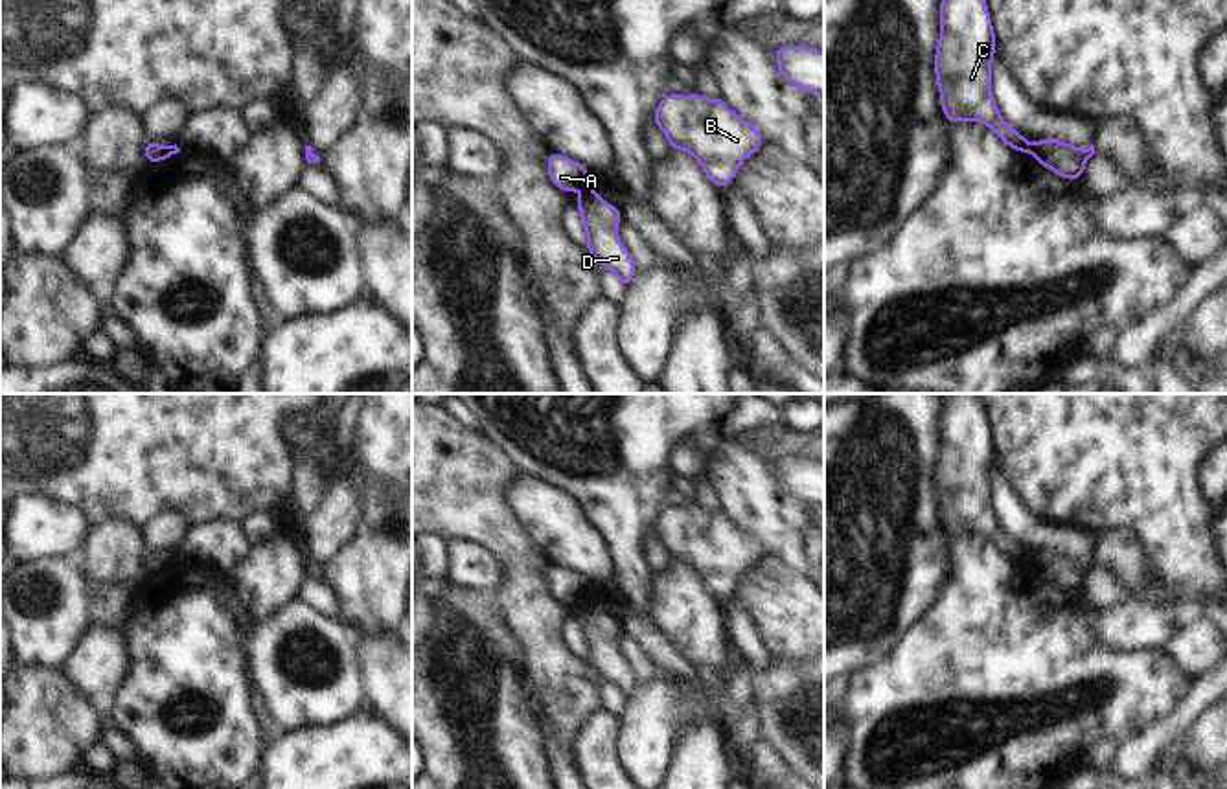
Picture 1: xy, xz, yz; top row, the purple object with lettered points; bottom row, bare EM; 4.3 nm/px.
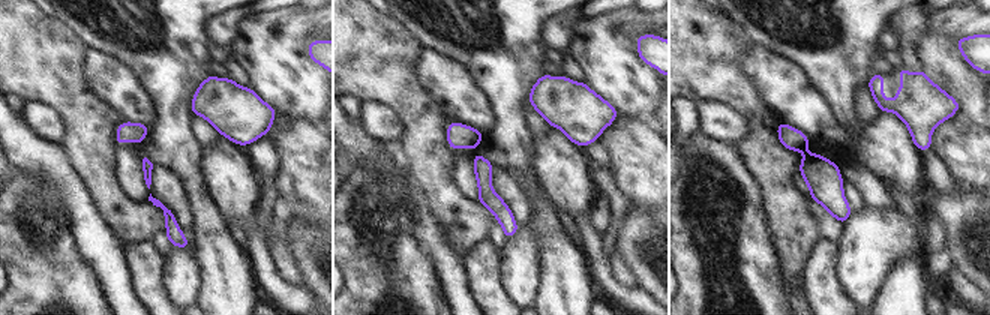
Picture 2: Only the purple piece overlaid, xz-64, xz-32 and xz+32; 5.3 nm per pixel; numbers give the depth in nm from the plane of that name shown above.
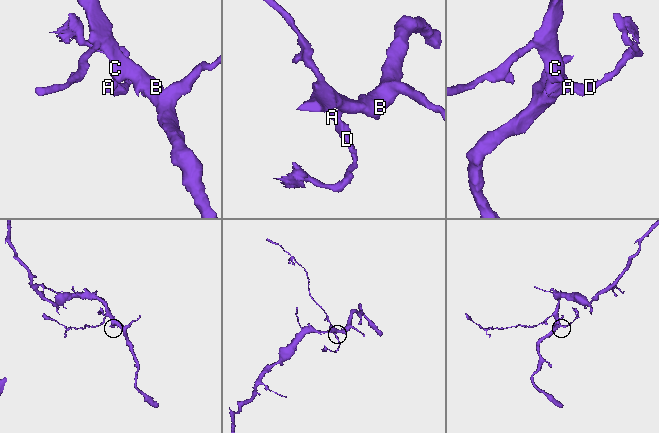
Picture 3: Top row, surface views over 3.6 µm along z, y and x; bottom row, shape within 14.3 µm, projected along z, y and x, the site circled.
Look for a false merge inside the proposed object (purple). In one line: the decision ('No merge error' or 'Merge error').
Merge error

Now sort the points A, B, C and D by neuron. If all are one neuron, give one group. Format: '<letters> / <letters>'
A B C / D

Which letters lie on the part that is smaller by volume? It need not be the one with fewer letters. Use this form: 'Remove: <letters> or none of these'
Remove: D

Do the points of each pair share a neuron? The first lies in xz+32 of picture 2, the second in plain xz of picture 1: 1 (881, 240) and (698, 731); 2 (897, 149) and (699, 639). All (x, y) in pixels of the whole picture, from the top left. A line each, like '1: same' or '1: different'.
1: different
2: same

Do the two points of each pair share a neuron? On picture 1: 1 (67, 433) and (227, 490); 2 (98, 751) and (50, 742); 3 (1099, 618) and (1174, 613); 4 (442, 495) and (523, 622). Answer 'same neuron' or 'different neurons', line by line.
1: same neuron
2: different neurons
3: same neuron
4: same neuron

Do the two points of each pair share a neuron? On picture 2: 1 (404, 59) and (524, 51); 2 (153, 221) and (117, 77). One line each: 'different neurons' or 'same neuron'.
1: different neurons
2: different neurons

